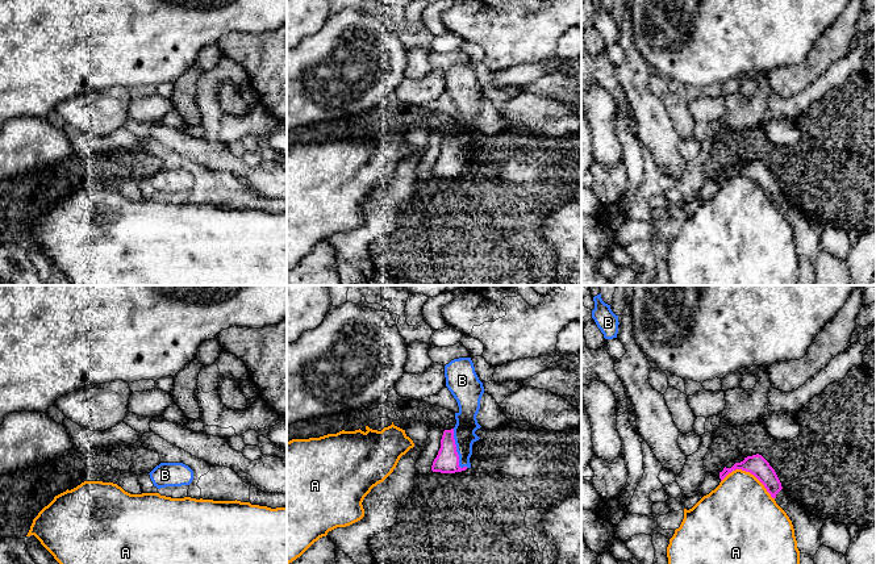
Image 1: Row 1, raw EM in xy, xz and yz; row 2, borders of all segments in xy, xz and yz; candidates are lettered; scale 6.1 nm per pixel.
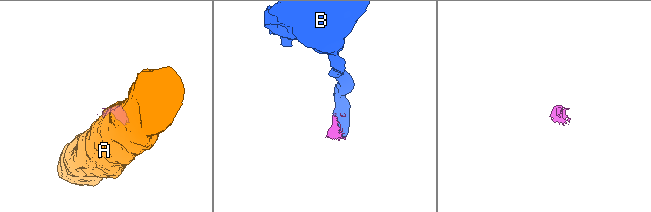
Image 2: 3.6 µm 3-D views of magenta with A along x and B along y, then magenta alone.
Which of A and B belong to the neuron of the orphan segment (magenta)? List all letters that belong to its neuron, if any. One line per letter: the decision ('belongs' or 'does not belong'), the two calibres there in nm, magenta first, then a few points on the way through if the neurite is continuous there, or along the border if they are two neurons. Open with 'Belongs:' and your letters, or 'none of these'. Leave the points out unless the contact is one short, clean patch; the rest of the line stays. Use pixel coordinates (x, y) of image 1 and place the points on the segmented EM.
Belongs: B
A: does not belong; calibres 120 and 400 nm
B: belongs; calibres 140 and 130 nm

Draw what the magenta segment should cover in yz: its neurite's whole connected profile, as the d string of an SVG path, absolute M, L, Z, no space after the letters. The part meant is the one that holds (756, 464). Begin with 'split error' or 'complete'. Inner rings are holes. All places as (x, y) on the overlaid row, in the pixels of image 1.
complete; M759 454L744 458L743 461L735 463L731 468L725 467L723 471L719 472L721 481L735 469L754 475L764 485L772 498L776 498L776 494L783 489L775 469Z

